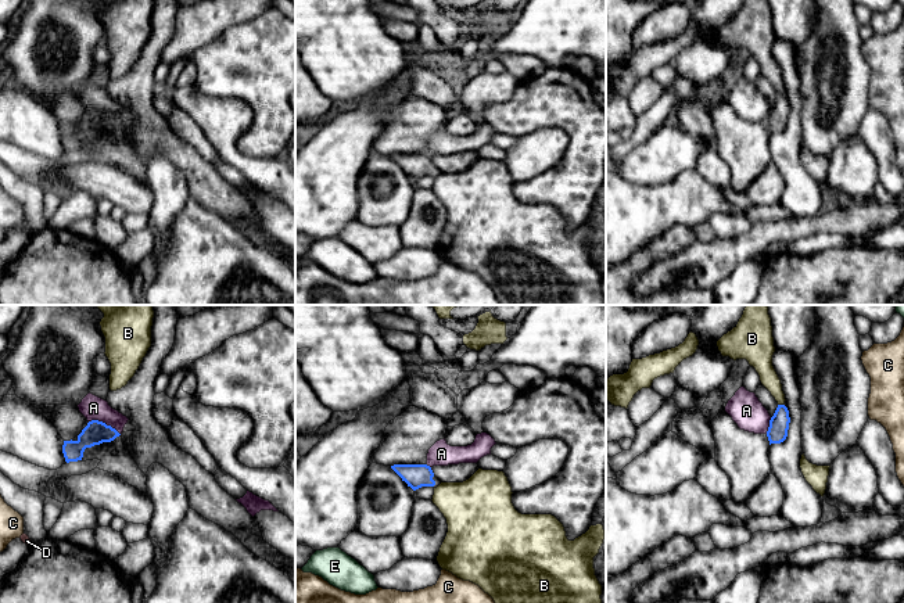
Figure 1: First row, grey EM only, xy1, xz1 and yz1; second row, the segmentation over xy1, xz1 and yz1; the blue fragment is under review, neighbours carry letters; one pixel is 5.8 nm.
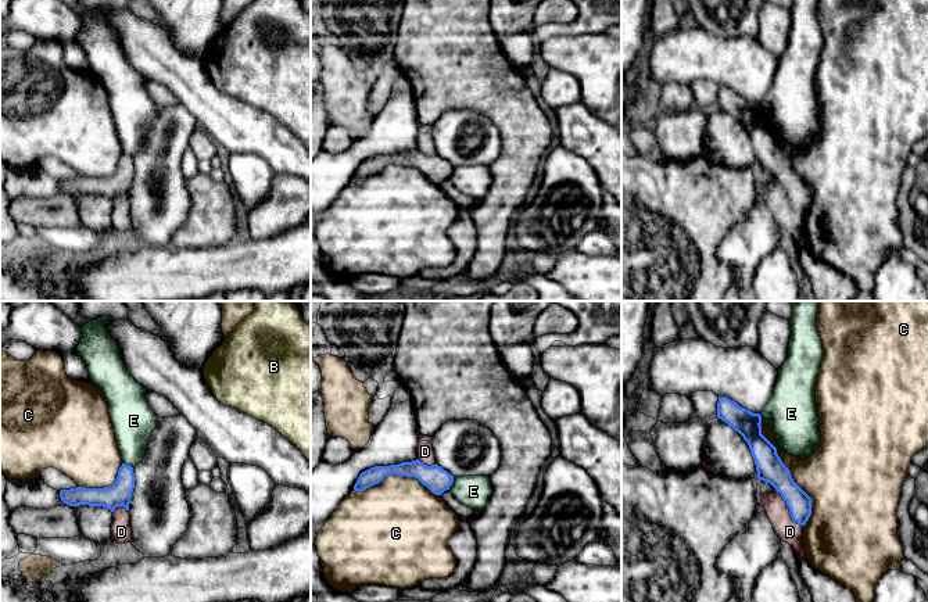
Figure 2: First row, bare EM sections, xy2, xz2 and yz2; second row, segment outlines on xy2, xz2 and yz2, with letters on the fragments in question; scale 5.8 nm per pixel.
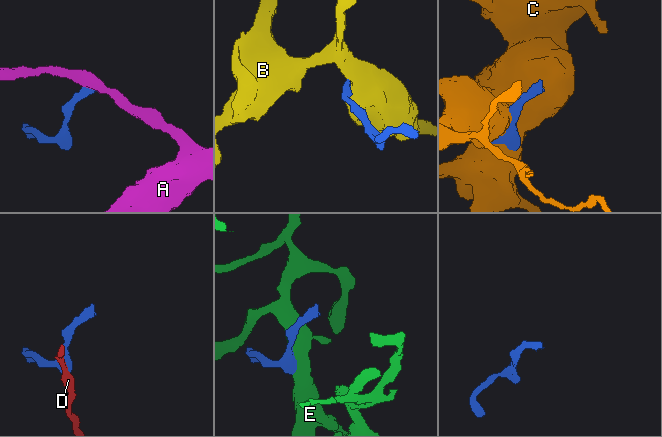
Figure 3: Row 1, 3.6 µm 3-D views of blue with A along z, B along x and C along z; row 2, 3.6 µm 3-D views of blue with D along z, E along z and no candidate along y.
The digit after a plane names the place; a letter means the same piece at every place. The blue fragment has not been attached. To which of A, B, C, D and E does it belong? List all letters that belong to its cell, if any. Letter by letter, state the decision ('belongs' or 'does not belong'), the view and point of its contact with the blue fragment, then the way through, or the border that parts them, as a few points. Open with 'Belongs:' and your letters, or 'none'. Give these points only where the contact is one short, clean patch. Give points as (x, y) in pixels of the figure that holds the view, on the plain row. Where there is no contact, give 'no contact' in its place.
Belongs: none
A: does not belong | xy1 (104, 112) | along xy1 (89, 110), (101, 110), (119, 124)
B: does not belong | yz1 (781, 94) | along yz1 (778, 93), (784, 94)
C: does not belong | xz2 (396, 162)
D: does not belong | yz2 (789, 199) | along yz2 (776, 179), (785, 192), (789, 205), (802, 215)
E: does not belong | xz2 (451, 174)

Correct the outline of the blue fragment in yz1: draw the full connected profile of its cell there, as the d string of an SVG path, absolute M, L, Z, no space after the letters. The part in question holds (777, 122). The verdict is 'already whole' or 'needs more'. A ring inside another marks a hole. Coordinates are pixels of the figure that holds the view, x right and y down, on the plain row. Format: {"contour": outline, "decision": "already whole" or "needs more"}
{"contour": "M778 94L774 105L770 110L770 116L767 121L770 134L781 133L786 129L789 112L790 112L790 107L788 97L785 94Z", "decision": "already whole"}

